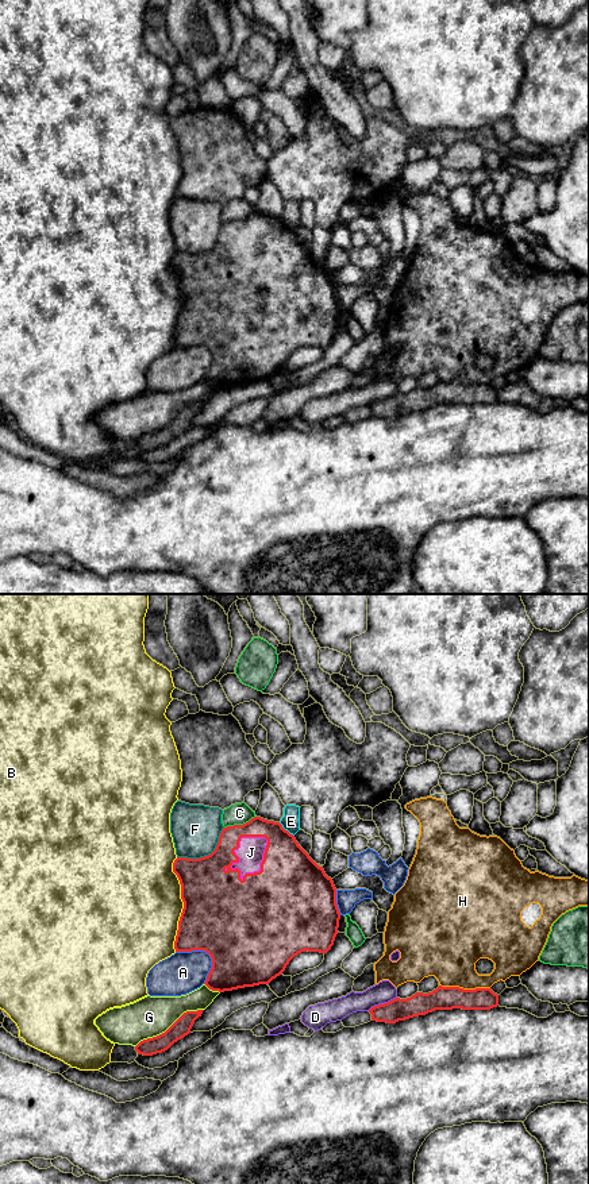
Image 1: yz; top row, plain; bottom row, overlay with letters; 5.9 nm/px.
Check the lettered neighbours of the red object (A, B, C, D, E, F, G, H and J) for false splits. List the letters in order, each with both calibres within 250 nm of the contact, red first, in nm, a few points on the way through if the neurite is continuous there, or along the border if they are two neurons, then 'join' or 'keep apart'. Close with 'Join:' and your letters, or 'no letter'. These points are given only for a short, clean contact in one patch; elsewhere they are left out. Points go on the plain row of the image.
A: calibres 500 and 240 nm; keep apart
B: calibres 480 and 480 nm; keep apart
C: calibres 140 and 130 nm; keep apart
D: calibres 130 and 130 nm; keep apart
E: calibres 320 and 110 nm; keep apart
F: calibres 360 and 280 nm; keep apart
G: calibres 110 and 240 nm; keep apart
H: calibres 140 and 340 nm; keep apart
J: calibres 460 and 160 nm; join
Join: J

